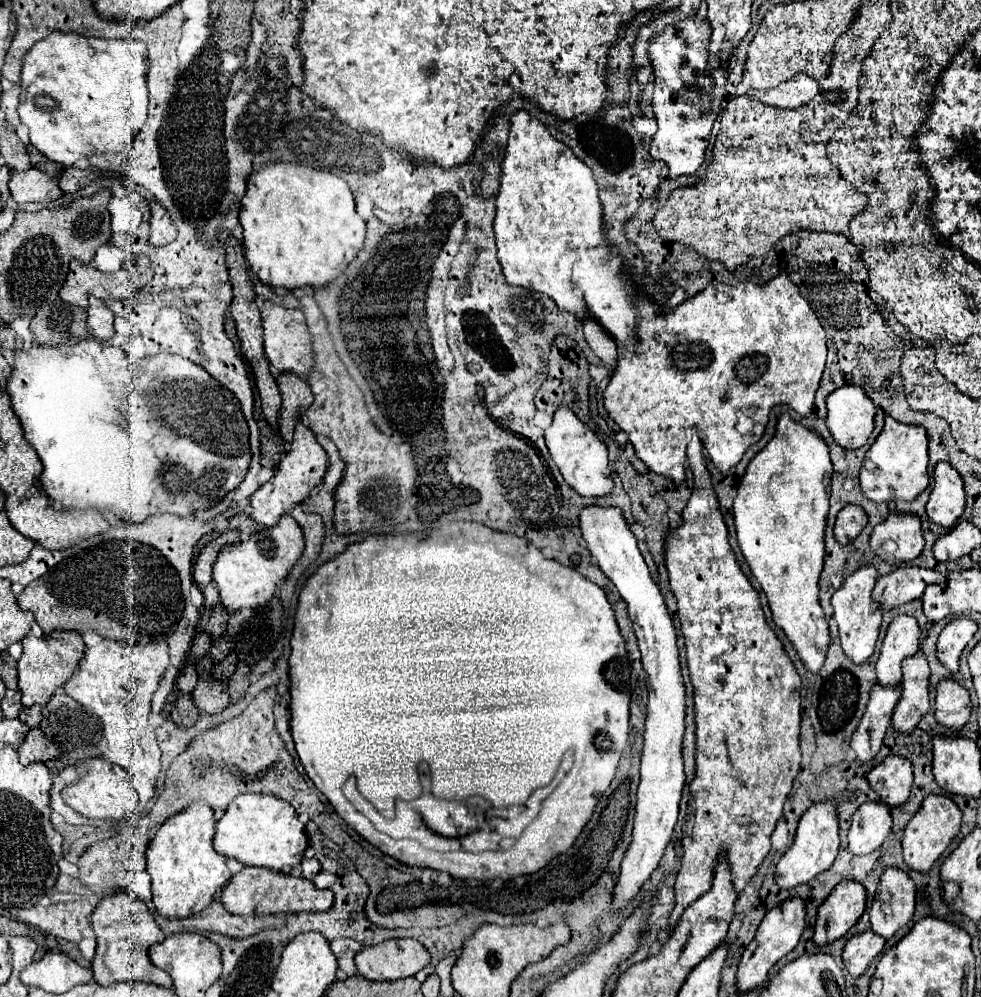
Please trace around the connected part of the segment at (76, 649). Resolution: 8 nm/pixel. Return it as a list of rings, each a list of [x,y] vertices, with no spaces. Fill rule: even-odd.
[[[54,632],[52,636],[36,638],[34,634],[28,634],[22,640],[24,654],[18,662],[18,678],[20,678],[20,692],[22,692],[22,704],[28,706],[46,706],[48,700],[54,696],[58,688],[62,688],[70,676],[74,674],[74,668],[78,666],[80,658],[84,656],[84,640],[78,632]]]

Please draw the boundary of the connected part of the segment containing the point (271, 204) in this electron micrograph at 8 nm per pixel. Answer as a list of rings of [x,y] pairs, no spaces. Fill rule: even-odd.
[[[272,164],[266,166],[262,172],[254,172],[248,180],[248,192],[242,198],[242,206],[240,206],[240,224],[244,228],[244,250],[246,250],[246,260],[250,262],[252,272],[260,278],[262,284],[266,286],[276,286],[276,288],[284,288],[284,290],[296,290],[296,288],[304,288],[304,286],[312,286],[312,288],[322,288],[326,284],[330,284],[332,280],[336,280],[350,262],[356,260],[358,252],[364,246],[364,236],[366,236],[366,224],[364,220],[358,216],[356,208],[354,208],[354,196],[348,188],[348,184],[328,172],[320,172],[316,168],[310,166],[300,166],[300,164]]]

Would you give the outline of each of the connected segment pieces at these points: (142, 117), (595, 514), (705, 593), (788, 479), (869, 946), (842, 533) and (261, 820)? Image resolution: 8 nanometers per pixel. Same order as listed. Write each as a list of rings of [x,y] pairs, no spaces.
[[[52,32],[44,40],[36,42],[24,56],[22,92],[20,92],[20,106],[18,106],[22,124],[30,128],[30,142],[48,160],[58,162],[66,168],[72,166],[82,156],[86,156],[91,162],[90,168],[98,171],[104,152],[128,152],[136,138],[136,126],[142,126],[146,122],[148,68],[150,62],[148,62],[144,42],[84,38],[74,32],[70,34]]]
[[[588,506],[580,514],[582,536],[592,552],[592,558],[602,568],[602,572],[618,588],[620,596],[628,604],[628,614],[634,624],[638,646],[642,652],[642,666],[646,670],[648,682],[648,718],[644,732],[644,750],[640,762],[640,786],[636,800],[636,818],[632,844],[622,860],[620,878],[614,890],[616,912],[624,908],[656,870],[678,820],[678,802],[684,788],[684,764],[682,764],[682,740],[686,730],[686,702],[684,702],[684,680],[680,674],[676,630],[672,618],[666,610],[664,596],[660,594],[656,582],[650,578],[650,570],[638,550],[636,538],[624,522],[620,508],[600,508]]]
[[[694,436],[686,448],[688,464],[694,472],[694,490],[682,510],[682,524],[676,530],[668,530],[664,536],[664,562],[670,574],[672,594],[678,600],[696,708],[696,778],[690,784],[688,814],[682,828],[684,856],[676,876],[676,906],[670,914],[668,930],[674,928],[682,912],[694,900],[710,890],[716,858],[722,848],[728,852],[726,858],[730,862],[736,892],[740,894],[744,890],[770,852],[770,834],[782,816],[784,800],[800,770],[800,676],[784,652],[782,642],[766,624],[758,592],[736,562],[702,450],[700,438]]]
[[[780,414],[774,438],[750,460],[734,500],[734,524],[740,550],[752,574],[766,592],[774,624],[784,630],[810,672],[818,672],[822,668],[830,640],[824,610],[818,602],[818,578],[824,564],[824,526],[828,514],[830,476],[832,462],[828,456],[828,446],[820,434],[816,430],[808,430],[790,414]]]
[[[872,930],[860,932],[852,936],[844,946],[844,966],[852,976],[864,974],[864,970],[870,966],[870,962],[882,952],[886,940],[882,936],[876,936]]]
[[[844,506],[838,516],[836,516],[836,524],[834,524],[834,538],[840,544],[850,544],[850,540],[854,540],[860,530],[866,526],[868,516],[860,506]]]
[[[236,796],[216,824],[214,850],[224,858],[238,860],[244,866],[262,866],[276,872],[288,872],[302,862],[306,846],[308,836],[304,832],[304,824],[298,820],[294,808],[276,796]]]

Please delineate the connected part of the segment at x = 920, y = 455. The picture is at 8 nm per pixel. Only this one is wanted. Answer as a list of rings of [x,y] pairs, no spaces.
[[[886,416],[884,430],[874,440],[864,456],[860,470],[860,486],[866,498],[874,502],[906,500],[912,502],[920,492],[928,488],[928,440],[926,430],[918,424],[902,424],[892,416]]]

